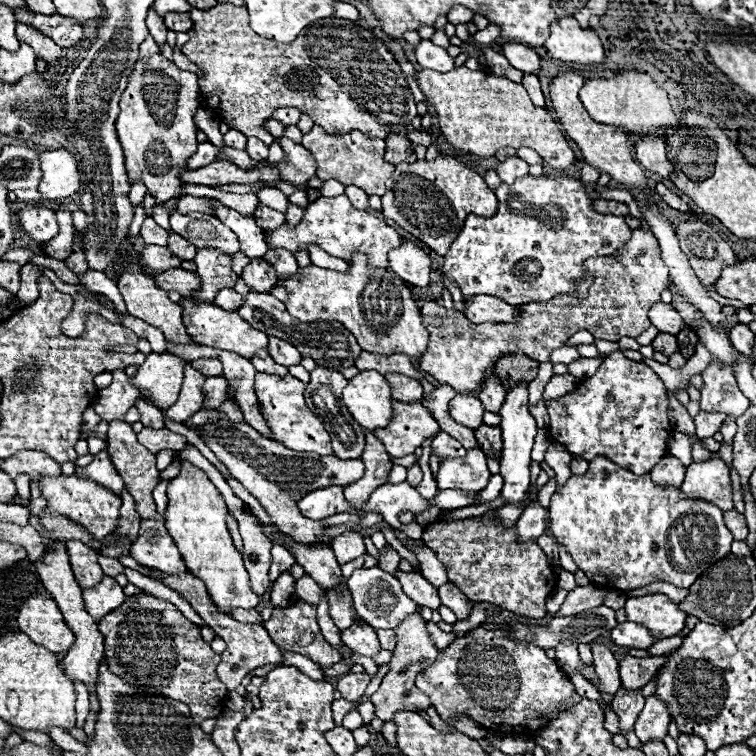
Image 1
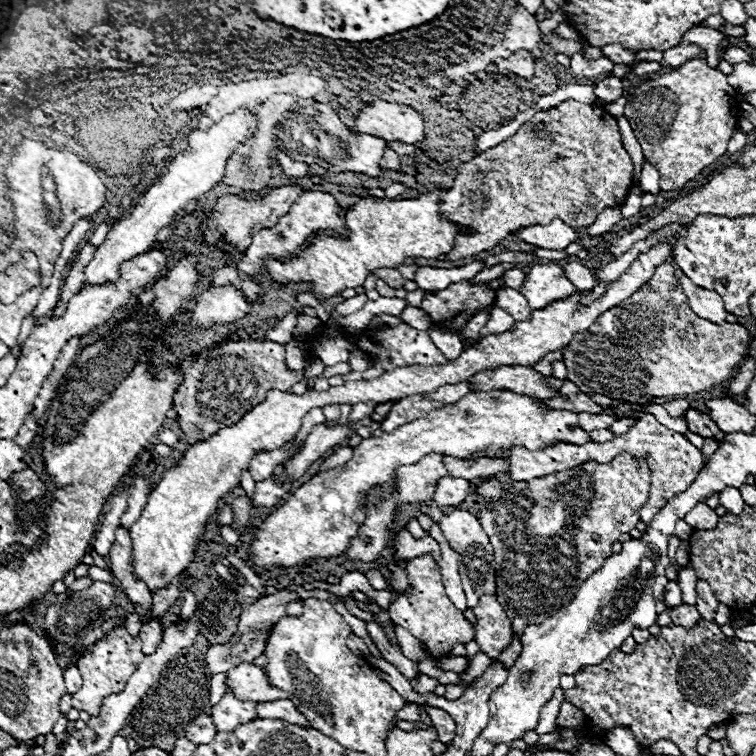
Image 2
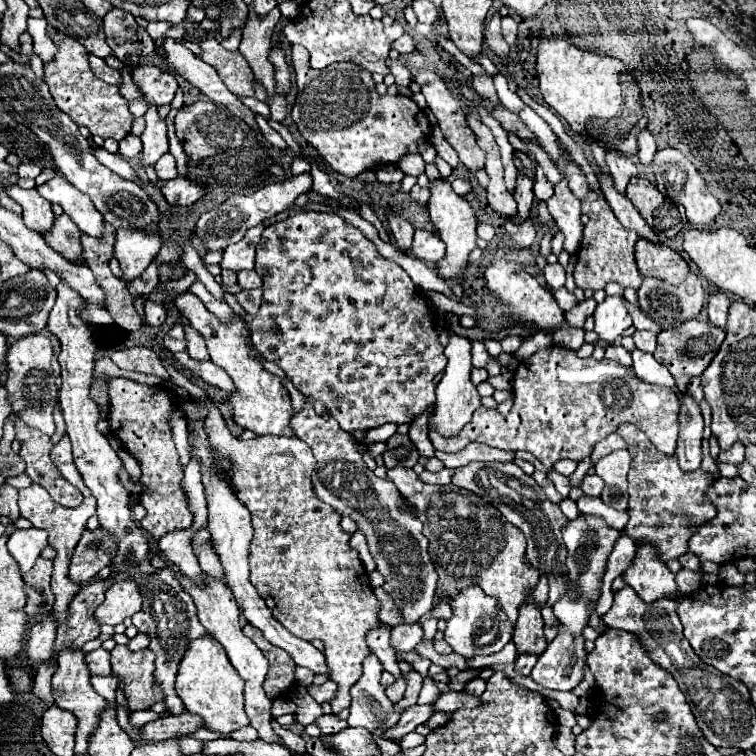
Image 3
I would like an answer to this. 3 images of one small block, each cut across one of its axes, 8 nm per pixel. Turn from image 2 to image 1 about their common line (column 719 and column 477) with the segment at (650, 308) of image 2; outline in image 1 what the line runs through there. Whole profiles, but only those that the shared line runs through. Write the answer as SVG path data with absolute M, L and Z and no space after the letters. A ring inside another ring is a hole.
M640 228L632 230L630 240L614 254L602 258L588 258L584 264L592 276L592 286L586 298L554 296L544 302L520 304L514 322L482 322L472 324L462 312L444 308L436 300L426 300L420 308L422 322L430 332L428 350L420 358L420 370L428 372L440 384L450 386L456 394L468 394L482 384L482 374L502 356L524 352L528 358L548 362L554 348L566 346L568 338L580 330L588 330L596 340L618 342L624 336L636 338L648 326L648 308L660 300L662 290L668 288L668 266L660 258L660 246L654 234Z

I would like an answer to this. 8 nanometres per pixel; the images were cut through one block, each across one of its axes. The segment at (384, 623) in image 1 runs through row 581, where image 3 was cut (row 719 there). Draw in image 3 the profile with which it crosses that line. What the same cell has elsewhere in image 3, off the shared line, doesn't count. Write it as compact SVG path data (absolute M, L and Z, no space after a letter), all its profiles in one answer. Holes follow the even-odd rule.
M374 652L368 654L362 666L360 680L352 686L352 702L350 702L350 726L362 726L370 732L374 730L386 730L388 726L394 726L400 718L398 712L392 710L392 702L384 694L384 688L380 686L380 674L382 674L382 662L374 656Z

